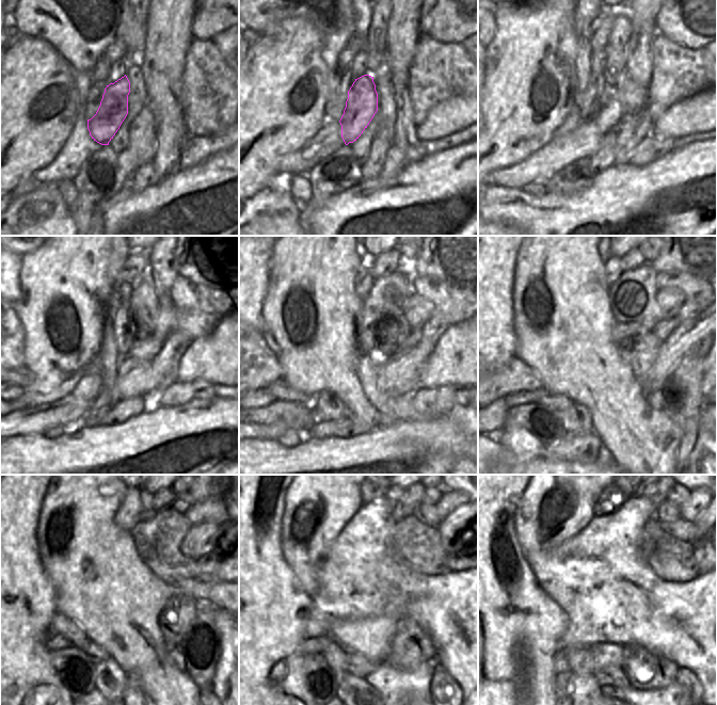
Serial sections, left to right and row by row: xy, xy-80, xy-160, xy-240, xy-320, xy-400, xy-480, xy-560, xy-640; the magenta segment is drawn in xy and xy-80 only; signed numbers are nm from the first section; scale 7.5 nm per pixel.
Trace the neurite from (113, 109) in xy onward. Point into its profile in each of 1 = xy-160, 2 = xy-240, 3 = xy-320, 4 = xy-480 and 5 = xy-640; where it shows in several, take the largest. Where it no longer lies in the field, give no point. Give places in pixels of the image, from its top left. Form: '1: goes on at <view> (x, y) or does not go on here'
1: goes on at xy-160 (608, 112)
2: goes on at xy-240 (144, 347)
3: goes on at xy-320 (415, 333)
4: goes on at xy-480 (207, 564)
5: goes on at xy-640 (695, 546)

